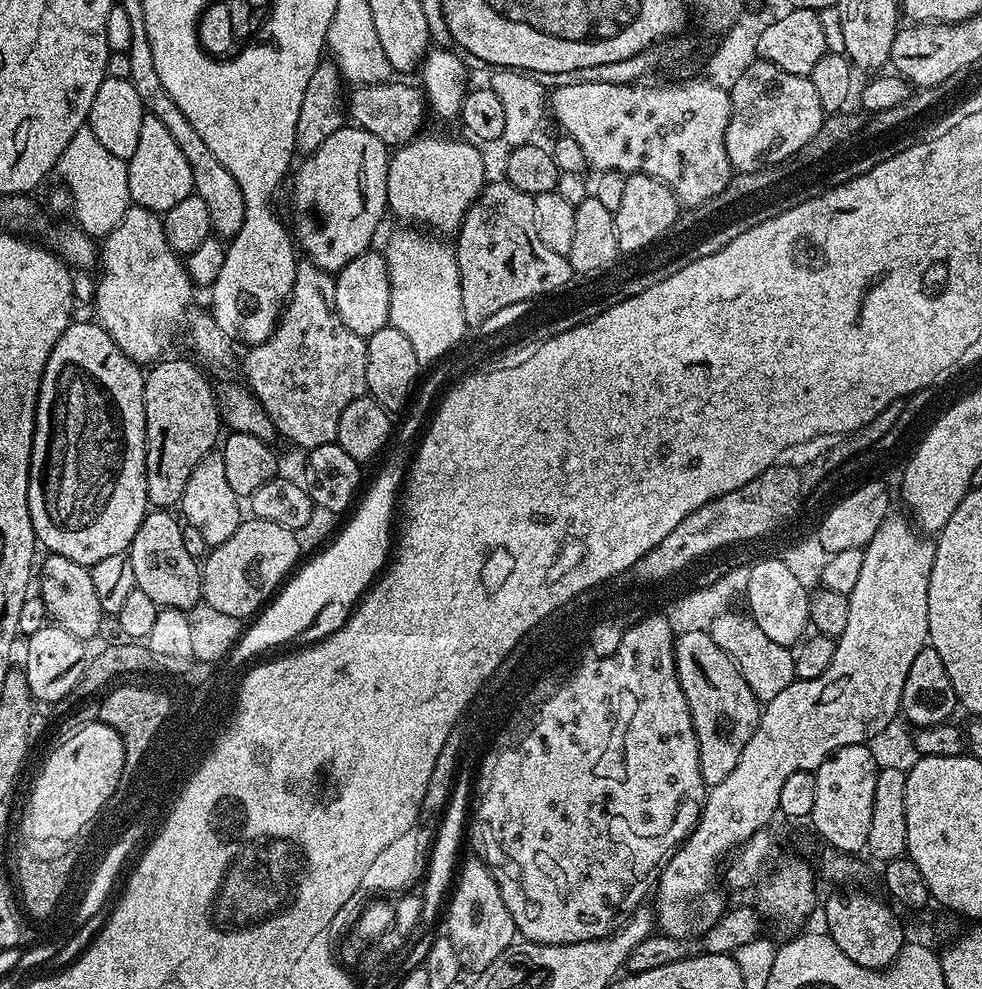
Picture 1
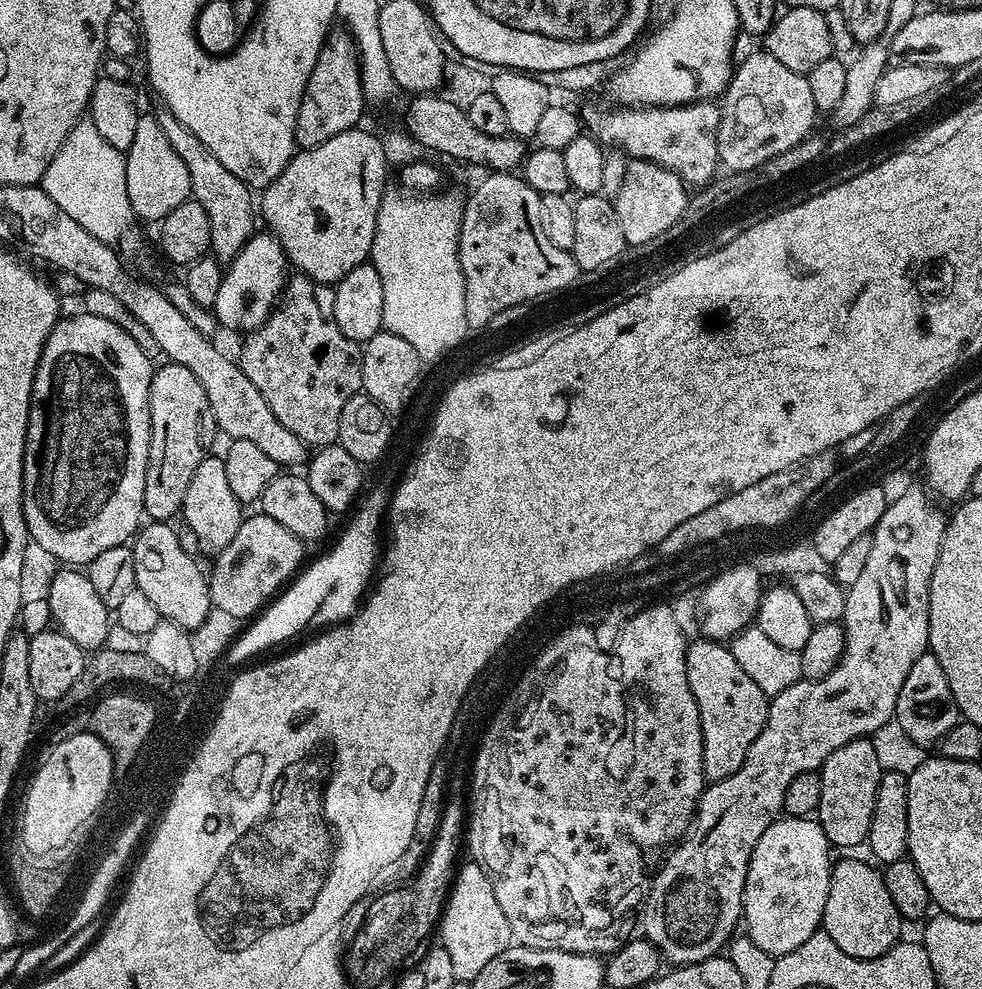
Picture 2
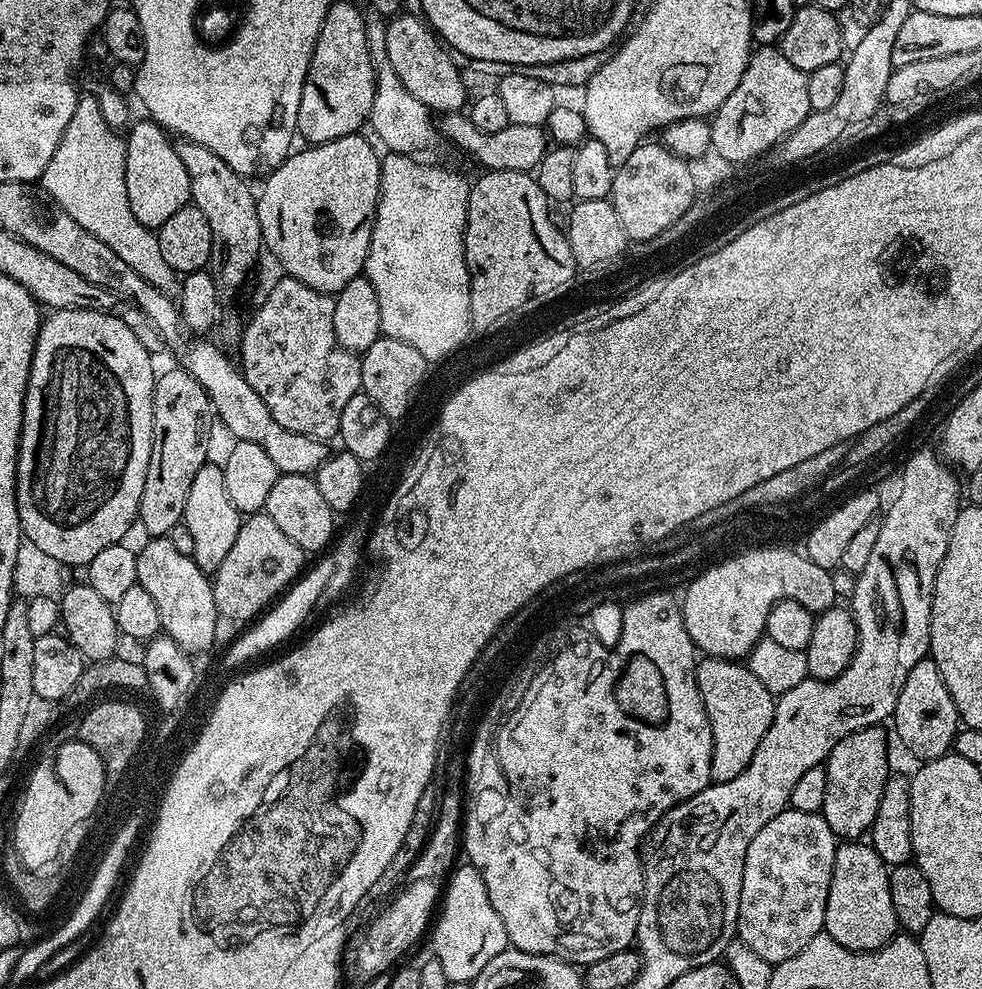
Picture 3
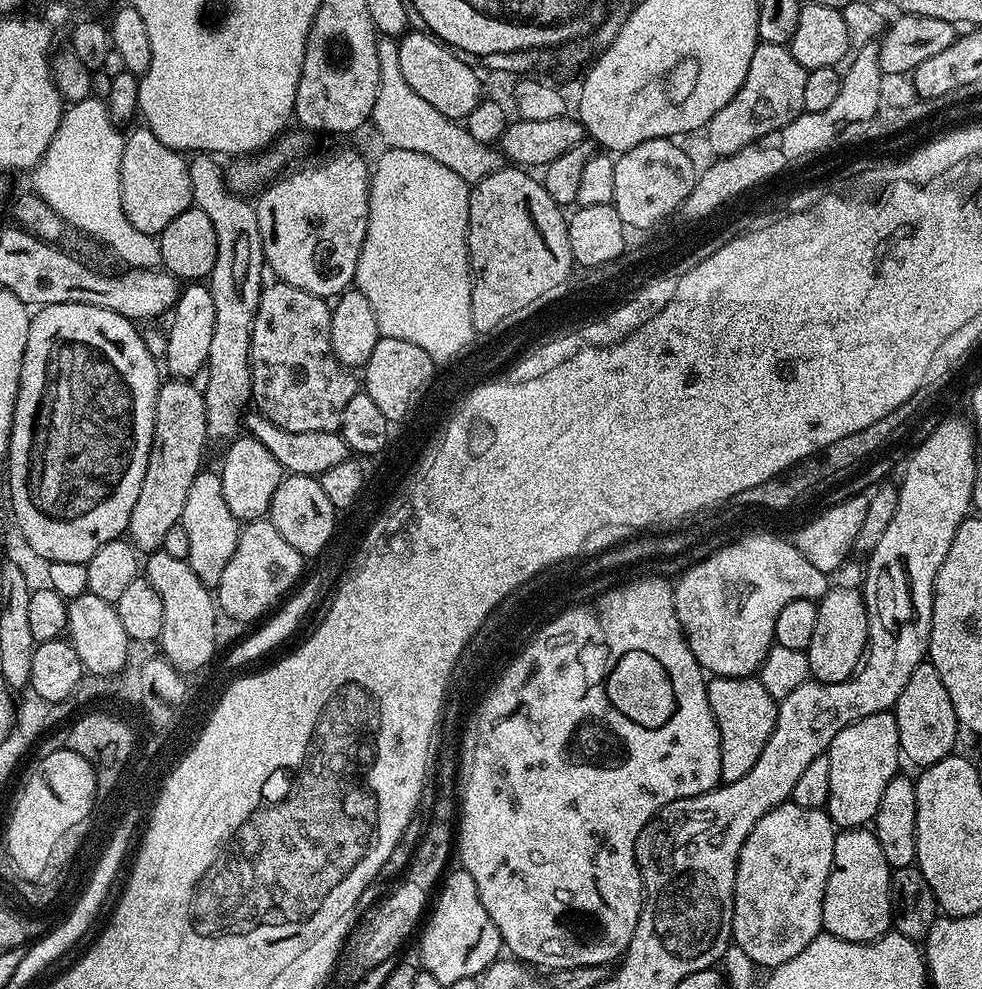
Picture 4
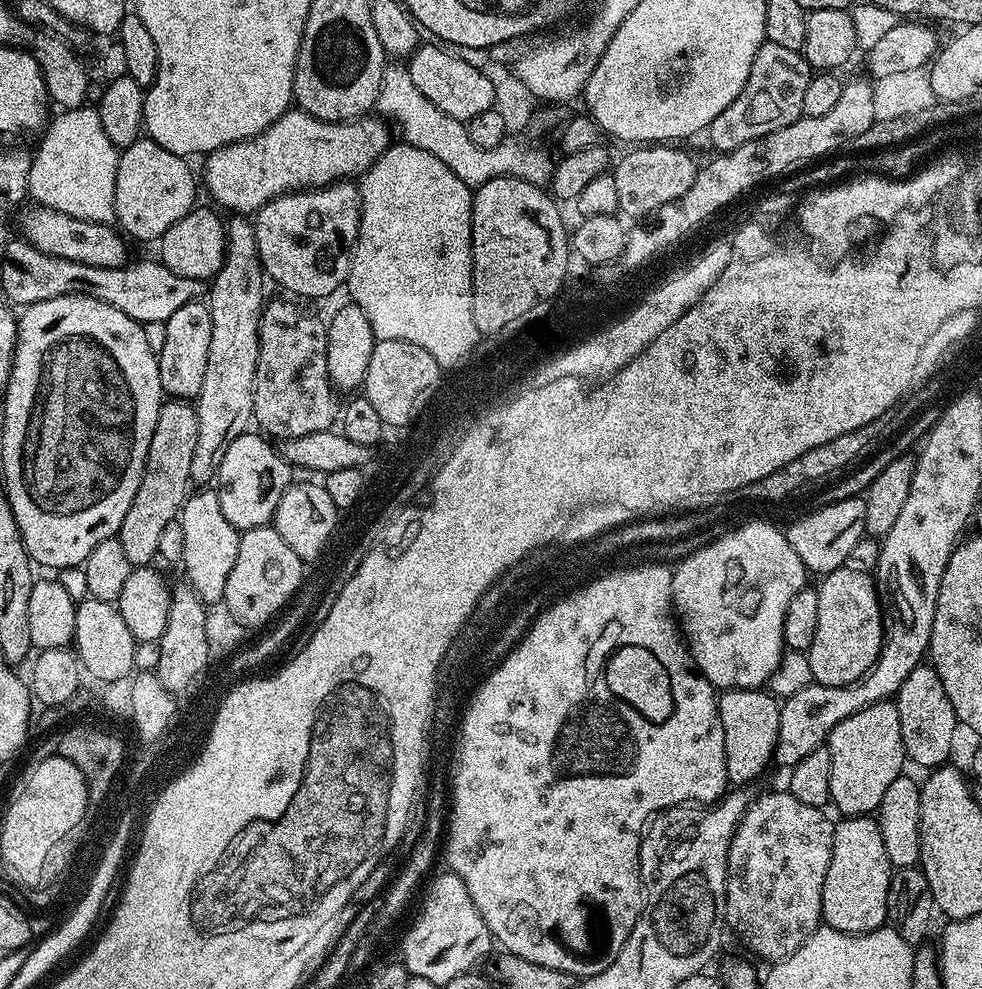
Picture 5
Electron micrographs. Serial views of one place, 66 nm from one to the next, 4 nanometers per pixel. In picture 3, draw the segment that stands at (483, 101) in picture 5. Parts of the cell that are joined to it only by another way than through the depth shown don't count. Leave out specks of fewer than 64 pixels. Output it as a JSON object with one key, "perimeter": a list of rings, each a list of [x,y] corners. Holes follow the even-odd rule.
{"perimeter":[[[397,14],[387,21],[386,54],[405,90],[414,94],[414,98],[431,108],[433,113],[459,112],[465,107],[464,80],[451,60],[453,57],[419,15]]]}

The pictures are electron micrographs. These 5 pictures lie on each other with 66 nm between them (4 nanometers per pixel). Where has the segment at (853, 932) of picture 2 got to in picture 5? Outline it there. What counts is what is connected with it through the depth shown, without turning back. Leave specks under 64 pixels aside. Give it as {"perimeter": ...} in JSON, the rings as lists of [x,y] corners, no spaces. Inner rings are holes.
{"perimeter":[[[871,815],[845,816],[832,829],[832,853],[826,870],[826,882],[822,882],[823,923],[843,932],[872,932],[885,927],[888,918],[888,891],[892,881],[893,867],[886,858],[886,846],[882,846],[882,830]]]}

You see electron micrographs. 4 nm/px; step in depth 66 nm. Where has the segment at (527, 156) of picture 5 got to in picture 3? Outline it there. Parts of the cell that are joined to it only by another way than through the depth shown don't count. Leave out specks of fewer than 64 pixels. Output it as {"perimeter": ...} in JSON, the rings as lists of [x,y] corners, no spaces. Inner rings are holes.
{"perimeter":[[[372,14],[365,19],[364,25],[370,46],[372,69],[376,75],[374,106],[368,115],[368,124],[373,132],[371,135],[377,141],[380,139],[388,152],[424,154],[420,152],[430,151],[436,143],[441,143],[442,140],[437,121],[434,119],[434,113],[431,108],[426,107],[422,102],[418,102],[418,98],[414,98],[414,94],[407,92],[402,86],[398,74],[394,74],[394,66],[390,66],[390,58],[386,54],[385,21]]]}

